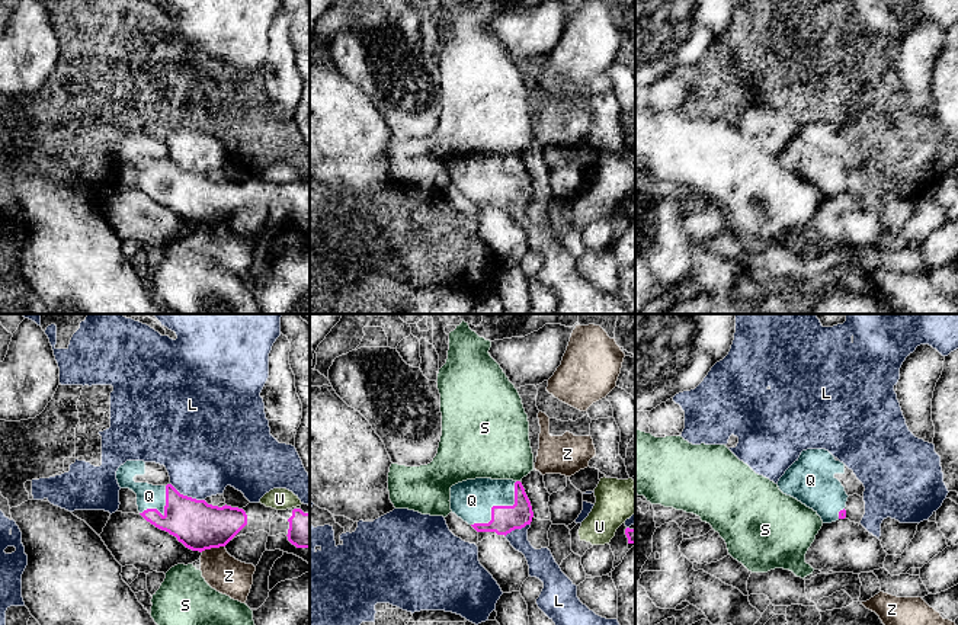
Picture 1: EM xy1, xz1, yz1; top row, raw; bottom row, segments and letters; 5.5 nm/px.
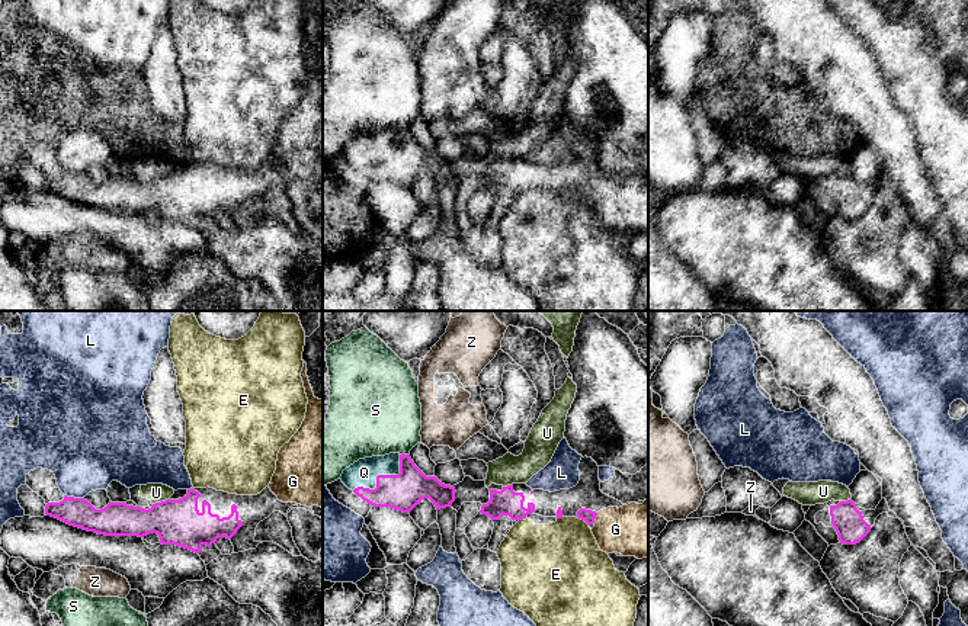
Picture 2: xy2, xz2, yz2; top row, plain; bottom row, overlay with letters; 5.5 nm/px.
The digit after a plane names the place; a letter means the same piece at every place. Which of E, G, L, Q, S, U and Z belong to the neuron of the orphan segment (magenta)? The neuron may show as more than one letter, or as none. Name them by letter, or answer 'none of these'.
G, Q

